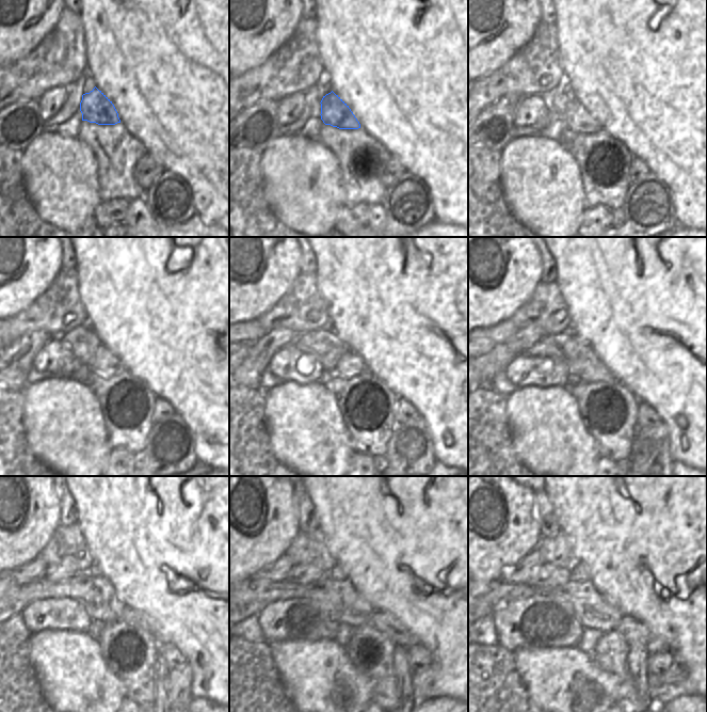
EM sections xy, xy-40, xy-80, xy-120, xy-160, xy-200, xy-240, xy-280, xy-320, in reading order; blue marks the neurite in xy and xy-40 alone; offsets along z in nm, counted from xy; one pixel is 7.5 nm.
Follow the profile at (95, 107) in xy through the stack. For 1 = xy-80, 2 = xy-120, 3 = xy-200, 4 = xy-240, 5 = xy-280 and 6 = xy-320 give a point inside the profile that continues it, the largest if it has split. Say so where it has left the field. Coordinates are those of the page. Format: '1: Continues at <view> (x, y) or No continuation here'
1: Continues at xy-80 (577, 119)
2: Continues at xy-120 (105, 363)
3: Continues at xy-200 (600, 373)
4: Continues at xy-240 (129, 615)
5: Continues at xy-280 (385, 622)
6: Continues at xy-320 (633, 631).

